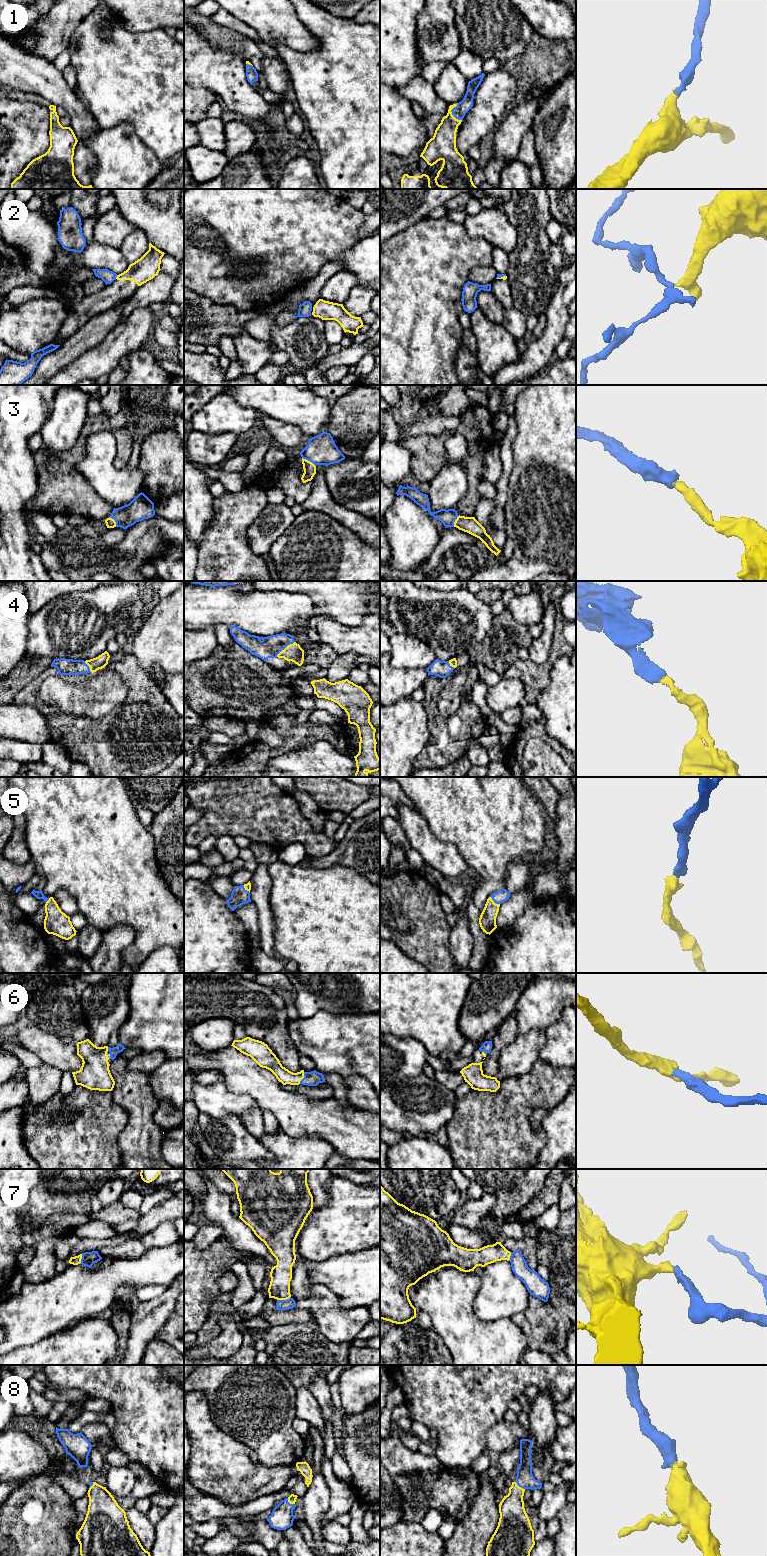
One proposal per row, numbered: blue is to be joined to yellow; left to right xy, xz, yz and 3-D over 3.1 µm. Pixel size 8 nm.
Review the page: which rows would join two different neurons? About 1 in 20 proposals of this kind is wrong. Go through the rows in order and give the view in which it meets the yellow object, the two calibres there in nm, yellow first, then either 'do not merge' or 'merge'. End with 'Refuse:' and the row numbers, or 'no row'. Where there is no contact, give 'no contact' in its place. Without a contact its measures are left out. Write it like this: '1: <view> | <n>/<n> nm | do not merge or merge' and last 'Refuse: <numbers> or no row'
1: yz | 200/100 nm | merge
2: xy | 190/100 nm | do not merge
3: xz | 100/240 nm | merge
4: xz | 140/170 nm | merge
5: yz | 140/100 nm | merge
6: xz | 120/120 nm | merge
7: xz | 170/90 nm | merge
8: yz | 220/140 nm | merge
Refuse: 2

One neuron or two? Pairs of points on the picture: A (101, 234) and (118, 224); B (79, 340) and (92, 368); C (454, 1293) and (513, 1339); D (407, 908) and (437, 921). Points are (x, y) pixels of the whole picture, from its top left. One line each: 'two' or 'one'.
A: one
B: two
C: one
D: one

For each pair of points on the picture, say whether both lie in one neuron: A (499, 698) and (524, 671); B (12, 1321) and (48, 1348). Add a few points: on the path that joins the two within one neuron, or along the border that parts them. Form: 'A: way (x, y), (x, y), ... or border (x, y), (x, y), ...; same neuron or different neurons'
A: border (503, 676), (521, 681), (525, 691), (522, 702); different neurons
B: border (60, 1330), (31, 1345), (22, 1346), (17, 1349); different neurons

